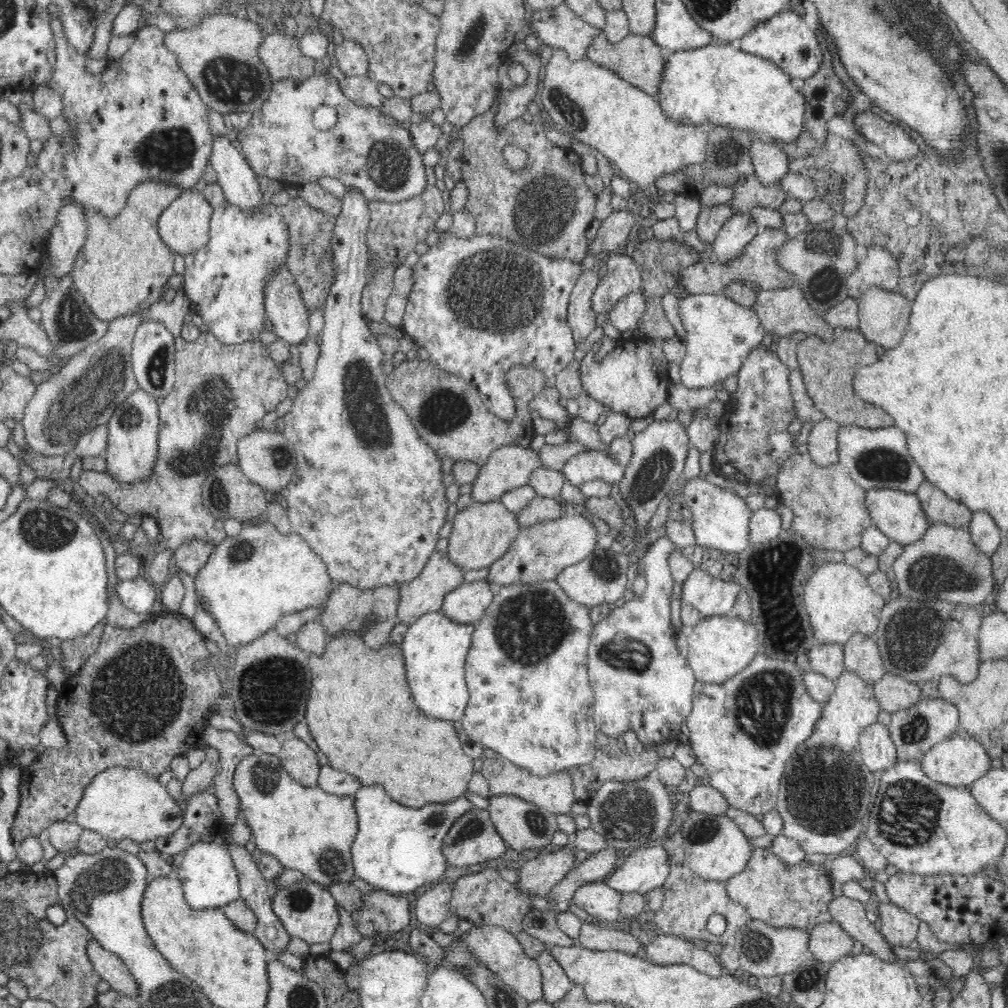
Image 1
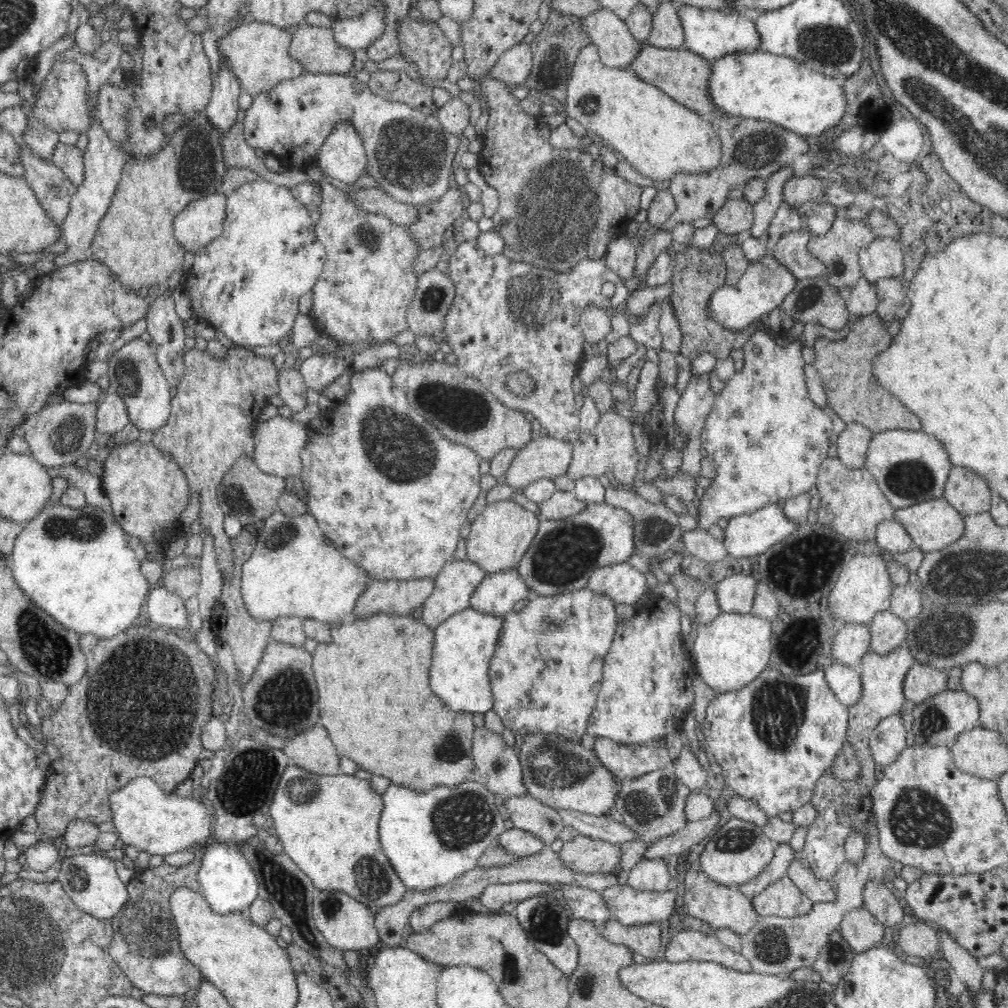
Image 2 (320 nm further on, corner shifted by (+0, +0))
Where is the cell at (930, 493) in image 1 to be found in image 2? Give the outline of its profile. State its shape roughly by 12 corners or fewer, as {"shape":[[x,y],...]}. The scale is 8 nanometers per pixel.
{"shape":[[951,467],[944,498],[964,518],[989,512],[992,496],[976,472]]}

